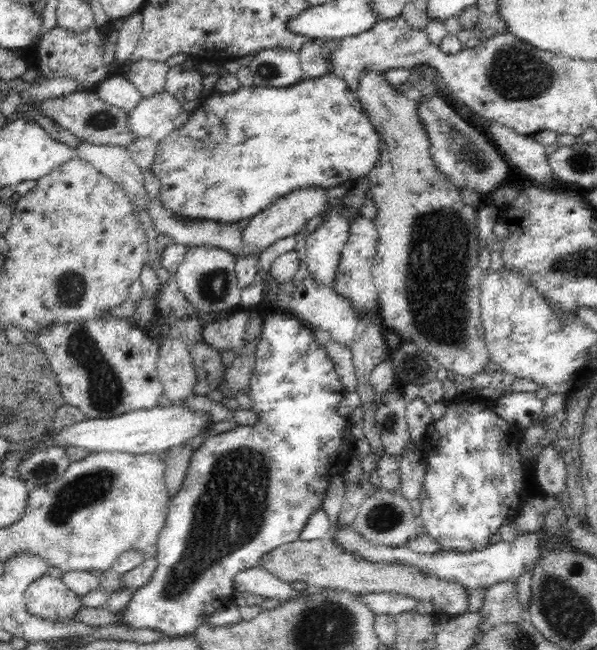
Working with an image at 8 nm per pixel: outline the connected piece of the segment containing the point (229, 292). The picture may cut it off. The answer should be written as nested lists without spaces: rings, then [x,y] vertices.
[[[202,246],[190,247],[174,274],[178,289],[201,313],[216,314],[221,310],[233,310],[241,304],[240,293],[243,290],[237,281],[236,260],[237,256],[226,250]]]

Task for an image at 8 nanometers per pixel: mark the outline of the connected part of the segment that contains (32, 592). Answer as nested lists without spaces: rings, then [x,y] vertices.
[[[46,574],[30,583],[25,590],[28,612],[54,622],[74,620],[74,614],[82,606],[81,597],[72,592],[61,578]]]

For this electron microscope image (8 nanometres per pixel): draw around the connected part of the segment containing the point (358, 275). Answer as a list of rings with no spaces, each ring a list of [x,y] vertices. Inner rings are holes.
[[[360,215],[360,218],[354,218],[349,222],[349,229],[349,238],[346,247],[343,249],[338,268],[336,268],[336,277],[331,284],[331,288],[351,302],[351,306],[359,315],[359,318],[370,314],[370,312],[379,314],[378,291],[371,272],[376,246],[378,246],[378,231],[376,231],[373,220],[369,220],[362,215]]]

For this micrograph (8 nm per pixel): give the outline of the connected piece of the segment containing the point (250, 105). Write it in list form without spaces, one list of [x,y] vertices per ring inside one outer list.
[[[328,72],[315,79],[302,78],[302,80],[298,80],[298,82],[287,87],[241,86],[236,92],[214,94],[208,99],[203,99],[199,107],[192,112],[180,128],[174,129],[159,140],[157,155],[151,170],[162,185],[159,199],[168,212],[172,212],[175,216],[182,216],[183,220],[214,220],[219,223],[234,224],[241,220],[252,219],[262,210],[275,204],[280,198],[290,195],[290,192],[308,188],[308,186],[324,189],[341,185],[350,186],[362,178],[367,178],[378,164],[378,156],[380,156],[380,135],[370,121],[366,109],[360,103],[358,95],[350,90],[345,80]]]

